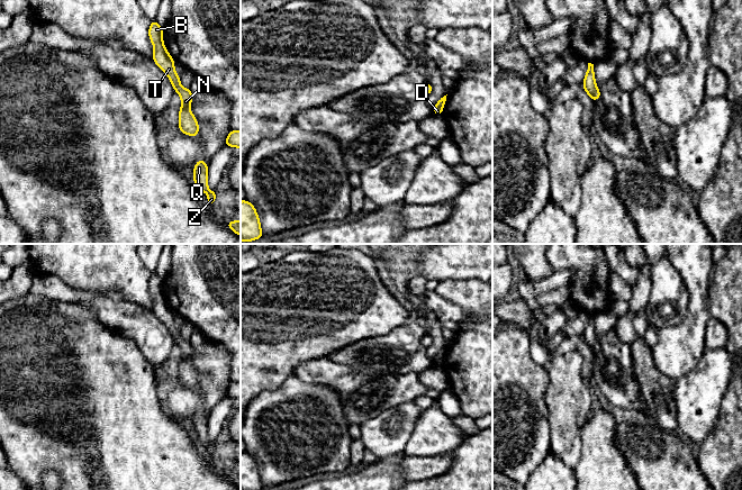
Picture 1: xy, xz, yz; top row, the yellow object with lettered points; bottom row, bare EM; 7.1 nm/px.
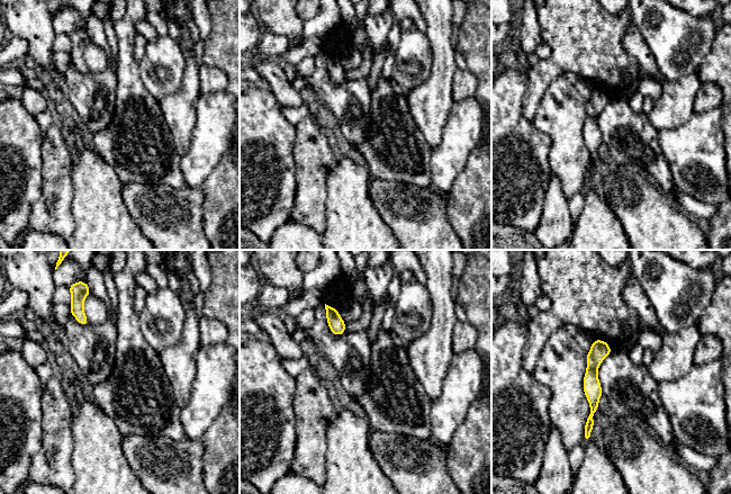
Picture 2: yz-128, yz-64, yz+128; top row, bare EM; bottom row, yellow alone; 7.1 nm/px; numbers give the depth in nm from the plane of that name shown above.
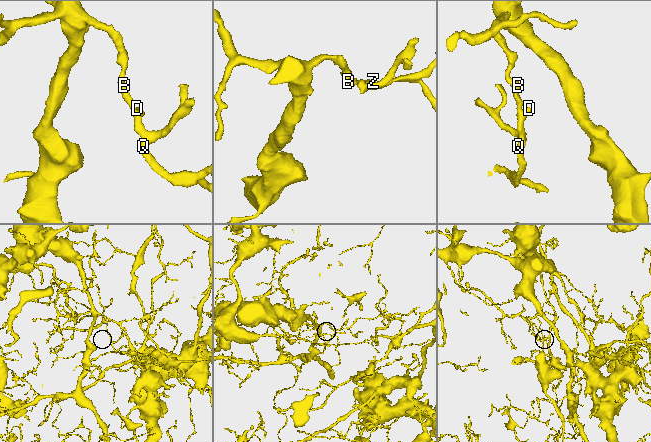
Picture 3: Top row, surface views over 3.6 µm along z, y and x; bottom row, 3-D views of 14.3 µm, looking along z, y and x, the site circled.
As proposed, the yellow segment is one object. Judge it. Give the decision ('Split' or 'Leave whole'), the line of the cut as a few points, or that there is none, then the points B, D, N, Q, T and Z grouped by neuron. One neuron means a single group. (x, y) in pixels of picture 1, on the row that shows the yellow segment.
Leave whole. No split. Groups: B D N Q T Z

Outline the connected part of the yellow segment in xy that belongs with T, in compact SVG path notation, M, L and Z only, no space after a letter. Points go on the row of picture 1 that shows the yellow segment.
M153 19L148 29L148 36L154 47L153 61L168 75L174 91L181 97L181 109L179 111L179 130L186 135L197 137L199 125L189 109L193 94L190 89L180 84L180 76L174 70L175 61L171 57L163 43L163 28Z

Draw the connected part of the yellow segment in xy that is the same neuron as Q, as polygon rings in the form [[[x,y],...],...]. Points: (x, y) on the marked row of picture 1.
[[[199,160],[193,167],[193,180],[196,188],[199,191],[203,191],[207,193],[207,199],[210,206],[212,207],[216,199],[216,191],[210,191],[208,189],[208,165],[205,163],[203,160]]]

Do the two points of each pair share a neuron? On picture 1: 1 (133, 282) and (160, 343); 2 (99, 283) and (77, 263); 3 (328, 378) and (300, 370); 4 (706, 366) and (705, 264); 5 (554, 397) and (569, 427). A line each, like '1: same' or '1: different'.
1: different
2: same
3: same
4: different
5: same

